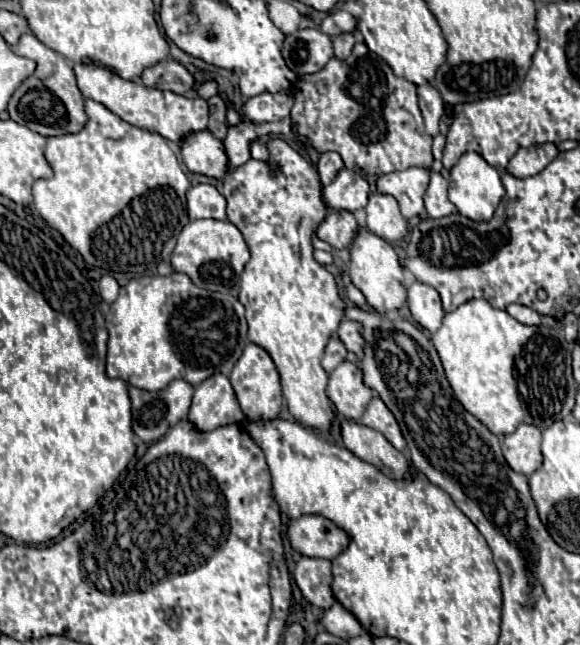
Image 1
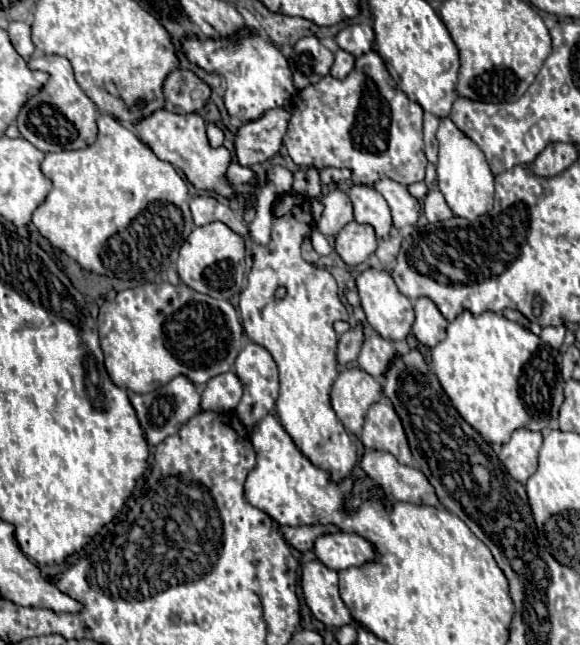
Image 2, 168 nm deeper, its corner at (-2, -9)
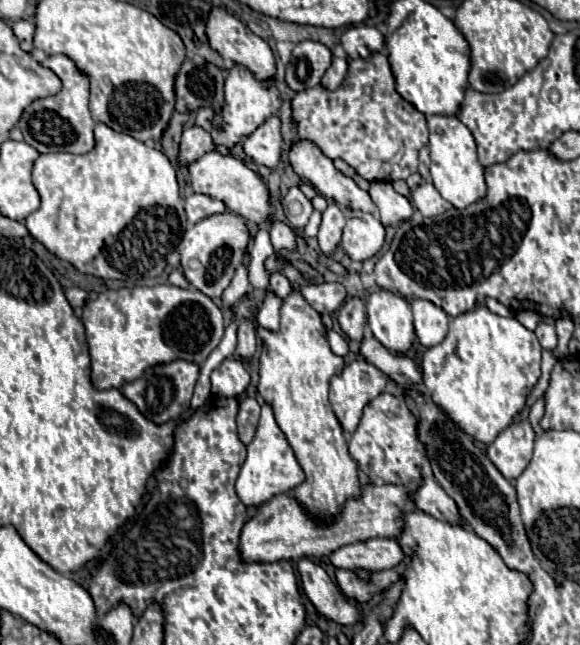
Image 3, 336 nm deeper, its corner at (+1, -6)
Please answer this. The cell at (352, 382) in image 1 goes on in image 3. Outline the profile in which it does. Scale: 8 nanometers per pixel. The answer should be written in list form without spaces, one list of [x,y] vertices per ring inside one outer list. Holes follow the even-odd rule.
[[[354,360],[330,382],[330,404],[346,432],[354,432],[364,406],[384,392],[386,374],[366,360]]]

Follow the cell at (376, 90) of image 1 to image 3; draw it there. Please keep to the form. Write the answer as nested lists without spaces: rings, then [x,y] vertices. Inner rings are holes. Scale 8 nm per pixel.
[[[362,58],[350,62],[350,76],[370,70],[368,80],[374,82],[370,94],[364,92],[364,84],[360,84],[360,82],[352,86],[350,96],[344,96],[344,92],[342,92],[342,90],[346,90],[348,84],[344,84],[338,92],[328,92],[322,86],[308,88],[308,90],[298,92],[296,98],[292,100],[292,116],[296,120],[296,128],[298,128],[300,138],[312,140],[332,160],[342,158],[368,182],[372,182],[372,180],[386,180],[386,182],[404,180],[418,170],[418,152],[422,146],[428,144],[426,118],[412,104],[408,104],[406,100],[402,102],[402,96],[394,90],[394,76],[390,70],[382,70],[382,76],[380,76],[372,66],[374,66],[372,62],[366,62]]]

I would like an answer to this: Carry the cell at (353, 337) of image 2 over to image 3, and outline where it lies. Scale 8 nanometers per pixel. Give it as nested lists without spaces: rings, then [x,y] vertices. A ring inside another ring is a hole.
[[[348,296],[346,302],[338,310],[338,322],[340,322],[340,328],[352,340],[362,340],[362,328],[364,328],[364,322],[366,322],[364,302],[356,296]]]

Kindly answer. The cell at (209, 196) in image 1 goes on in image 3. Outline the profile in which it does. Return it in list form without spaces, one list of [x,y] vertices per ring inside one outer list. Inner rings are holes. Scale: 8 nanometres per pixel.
[[[188,194],[186,196],[186,216],[190,222],[200,222],[212,214],[226,212],[224,202],[206,196],[206,194]]]

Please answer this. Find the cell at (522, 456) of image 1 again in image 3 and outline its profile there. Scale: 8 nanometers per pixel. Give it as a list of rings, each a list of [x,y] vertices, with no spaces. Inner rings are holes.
[[[528,420],[524,422],[512,422],[508,428],[504,428],[496,440],[488,446],[486,454],[492,460],[492,464],[506,476],[506,480],[514,482],[526,464],[530,462],[534,448],[534,430]]]

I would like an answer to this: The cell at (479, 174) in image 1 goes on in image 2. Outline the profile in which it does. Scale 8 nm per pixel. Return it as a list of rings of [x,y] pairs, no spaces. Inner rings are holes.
[[[445,117],[439,123],[437,129],[437,141],[439,141],[439,163],[437,163],[437,183],[441,193],[445,195],[447,205],[453,209],[455,215],[463,219],[477,219],[485,213],[489,213],[489,207],[493,207],[495,197],[495,185],[493,185],[493,173],[481,153],[481,149],[467,139],[455,123]]]

